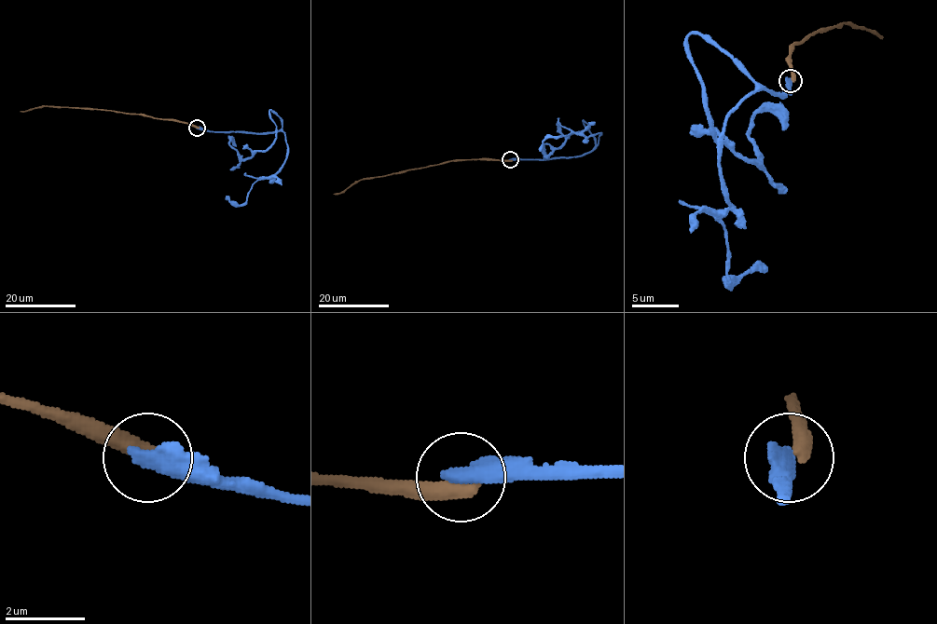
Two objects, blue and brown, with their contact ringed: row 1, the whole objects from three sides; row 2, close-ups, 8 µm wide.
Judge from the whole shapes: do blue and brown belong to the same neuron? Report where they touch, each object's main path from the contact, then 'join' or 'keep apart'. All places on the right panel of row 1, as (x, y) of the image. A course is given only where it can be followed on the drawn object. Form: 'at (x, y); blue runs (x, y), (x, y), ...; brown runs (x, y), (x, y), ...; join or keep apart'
at (791, 80); blue runs (790, 81), (773, 95), (700, 34), (686, 39), (719, 142), (759, 163), (752, 118), (771, 112), (785, 130); brown runs (792, 81), (790, 50), (794, 44), (813, 32), (846, 22), (881, 36); keep apart

